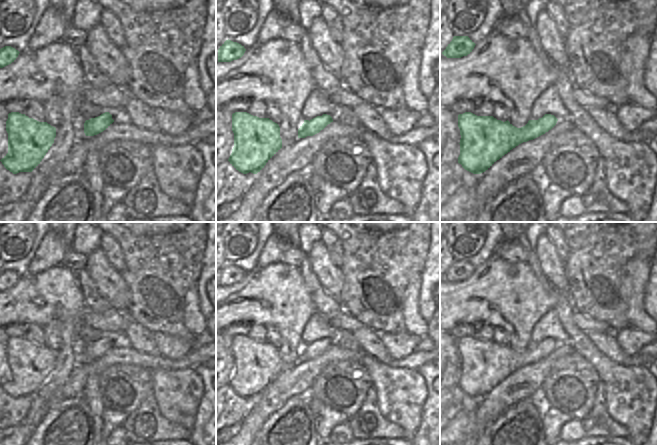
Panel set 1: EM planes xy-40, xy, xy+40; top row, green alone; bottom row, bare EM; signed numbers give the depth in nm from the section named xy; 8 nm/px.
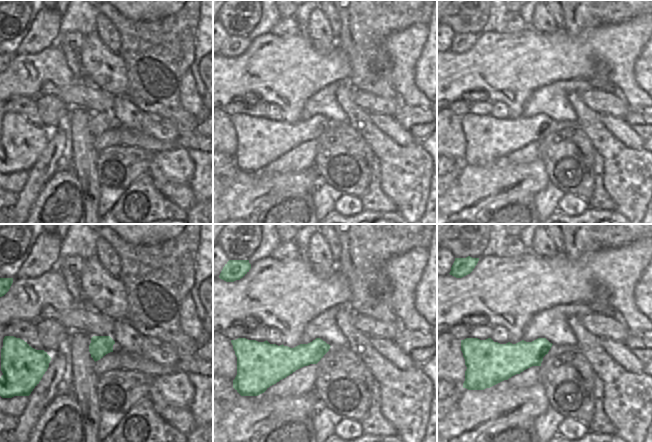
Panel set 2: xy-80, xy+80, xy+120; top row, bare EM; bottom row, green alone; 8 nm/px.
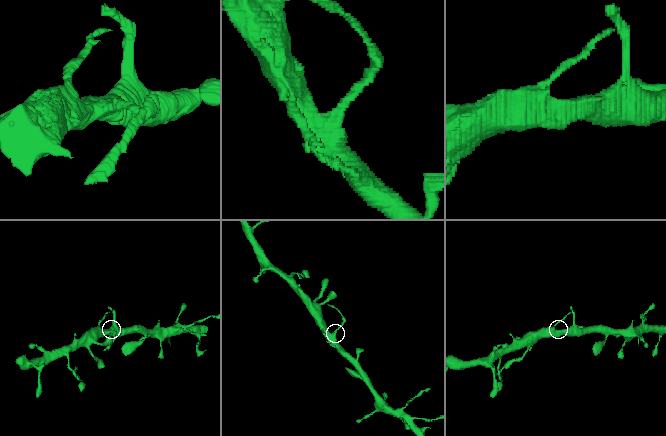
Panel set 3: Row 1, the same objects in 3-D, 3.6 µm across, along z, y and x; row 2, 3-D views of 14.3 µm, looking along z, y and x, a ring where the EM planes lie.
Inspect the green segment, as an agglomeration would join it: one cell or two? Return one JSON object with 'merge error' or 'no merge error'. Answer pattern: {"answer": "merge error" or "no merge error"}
{"answer": "merge error"}

